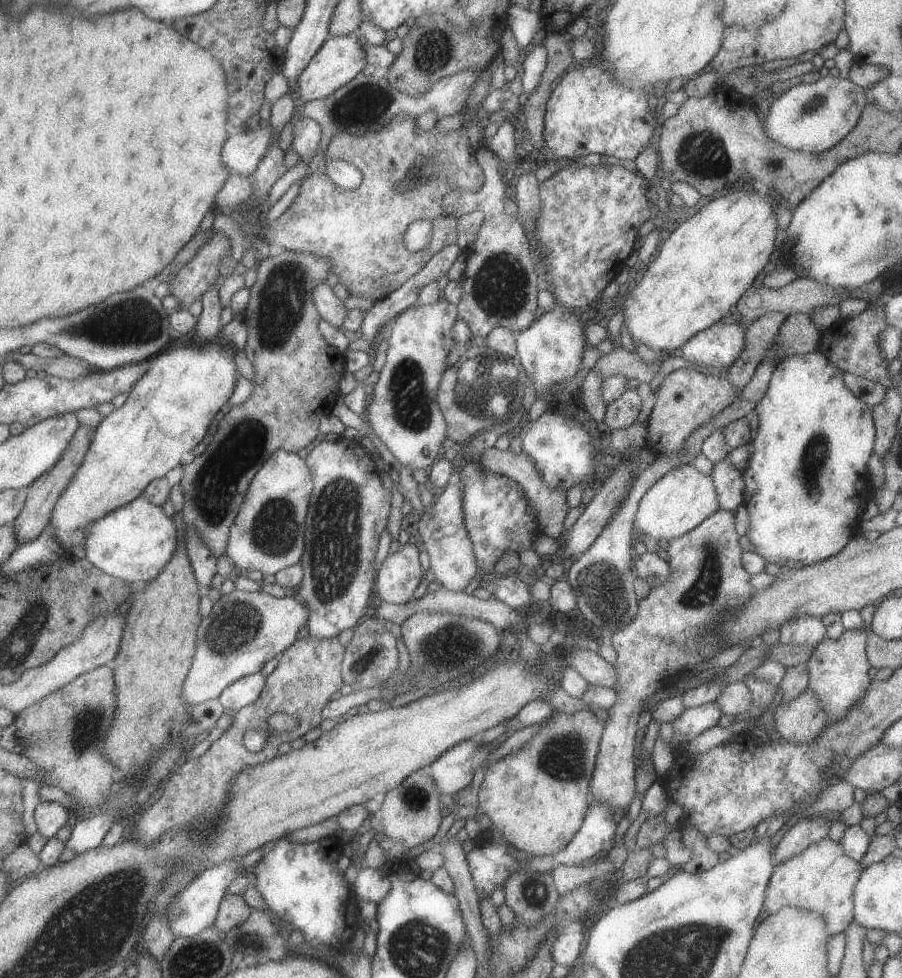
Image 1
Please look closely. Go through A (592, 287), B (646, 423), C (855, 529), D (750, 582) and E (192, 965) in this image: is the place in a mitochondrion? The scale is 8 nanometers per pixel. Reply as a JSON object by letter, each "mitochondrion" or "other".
{"A":"other","B":"other","C":"other","D":"other","E":"mitochondrion"}

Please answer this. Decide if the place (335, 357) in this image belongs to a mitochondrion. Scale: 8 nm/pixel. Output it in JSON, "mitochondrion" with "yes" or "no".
{"mitochondrion":"no"}

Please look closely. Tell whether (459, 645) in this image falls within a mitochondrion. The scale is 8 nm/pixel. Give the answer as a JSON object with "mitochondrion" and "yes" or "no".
{"mitochondrion":"yes"}

